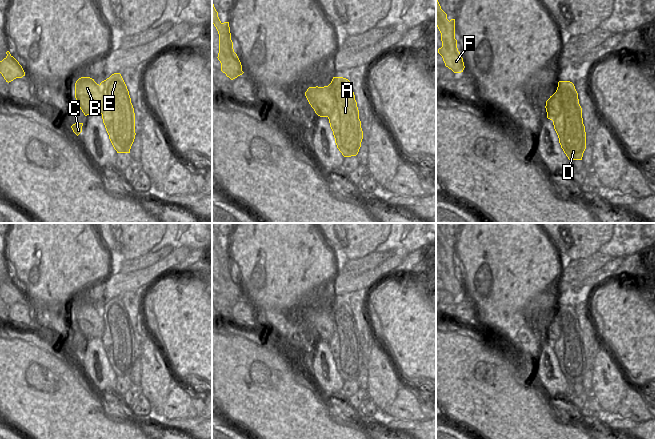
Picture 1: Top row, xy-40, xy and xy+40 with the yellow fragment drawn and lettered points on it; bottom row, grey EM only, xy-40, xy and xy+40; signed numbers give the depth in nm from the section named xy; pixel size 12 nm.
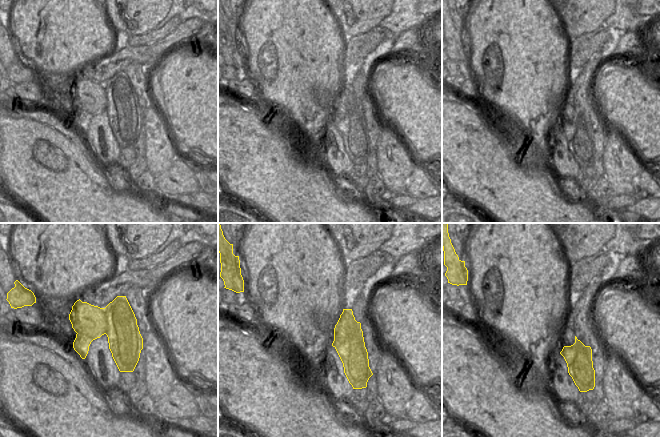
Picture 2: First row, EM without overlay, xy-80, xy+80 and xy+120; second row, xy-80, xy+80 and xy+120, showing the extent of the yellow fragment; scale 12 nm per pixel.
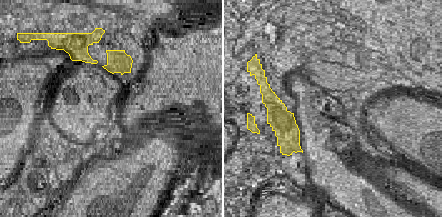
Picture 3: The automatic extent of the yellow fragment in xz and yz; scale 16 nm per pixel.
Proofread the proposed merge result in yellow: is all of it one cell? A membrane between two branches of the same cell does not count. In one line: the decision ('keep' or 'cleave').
cleave

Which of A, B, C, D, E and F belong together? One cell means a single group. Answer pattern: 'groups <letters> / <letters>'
groups A D E / B C F

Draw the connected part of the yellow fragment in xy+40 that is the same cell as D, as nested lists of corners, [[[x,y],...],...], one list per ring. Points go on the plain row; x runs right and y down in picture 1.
[[[559,305],[556,316],[562,321],[562,333],[554,343],[559,367],[569,384],[582,384],[586,373],[586,356],[578,317],[570,305]]]

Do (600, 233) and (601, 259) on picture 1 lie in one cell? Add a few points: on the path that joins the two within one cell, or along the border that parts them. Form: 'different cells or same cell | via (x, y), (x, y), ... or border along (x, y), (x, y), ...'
different cells | border along (597, 251), (587, 257), (580, 257), (575, 260)

